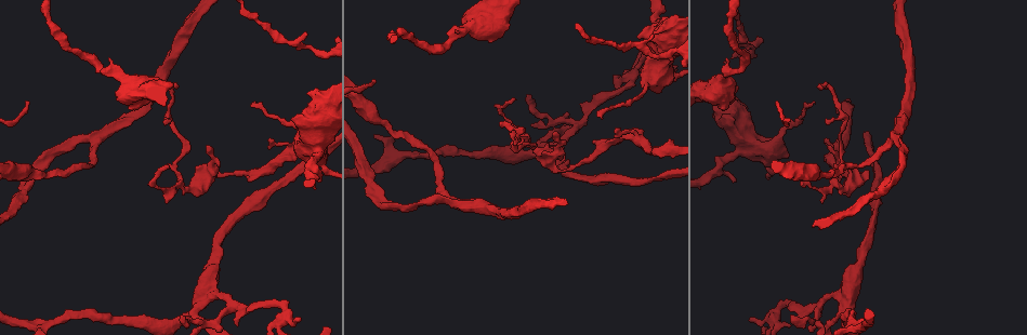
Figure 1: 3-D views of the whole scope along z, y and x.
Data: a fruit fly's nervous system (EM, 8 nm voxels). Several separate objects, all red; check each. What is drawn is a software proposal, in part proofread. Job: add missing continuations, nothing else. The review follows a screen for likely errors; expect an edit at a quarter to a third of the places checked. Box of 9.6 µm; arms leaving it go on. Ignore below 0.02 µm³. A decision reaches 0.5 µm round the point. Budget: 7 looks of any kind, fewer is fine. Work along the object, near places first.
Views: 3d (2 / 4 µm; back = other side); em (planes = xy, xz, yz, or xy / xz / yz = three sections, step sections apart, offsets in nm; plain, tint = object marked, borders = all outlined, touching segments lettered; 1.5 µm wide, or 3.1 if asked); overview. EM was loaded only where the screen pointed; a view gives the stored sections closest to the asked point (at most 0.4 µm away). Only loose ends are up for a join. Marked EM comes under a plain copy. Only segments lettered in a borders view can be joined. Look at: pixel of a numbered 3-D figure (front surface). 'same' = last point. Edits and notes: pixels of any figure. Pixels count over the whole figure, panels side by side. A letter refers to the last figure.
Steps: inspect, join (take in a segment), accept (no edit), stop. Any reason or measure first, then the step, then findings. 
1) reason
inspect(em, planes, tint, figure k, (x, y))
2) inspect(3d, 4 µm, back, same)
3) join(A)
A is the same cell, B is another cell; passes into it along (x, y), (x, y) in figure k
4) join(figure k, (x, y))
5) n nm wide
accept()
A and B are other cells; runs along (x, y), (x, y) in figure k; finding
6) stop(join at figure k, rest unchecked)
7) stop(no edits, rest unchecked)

branch stops here
inspect(3d, 2 µm, figure 1, (183, 317))

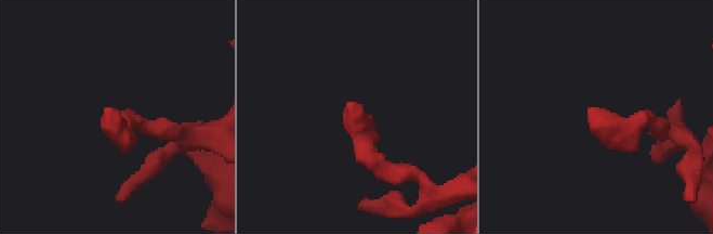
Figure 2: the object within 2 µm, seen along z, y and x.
inspect(em, yz, step 4, tint, figure 2, (105, 109))

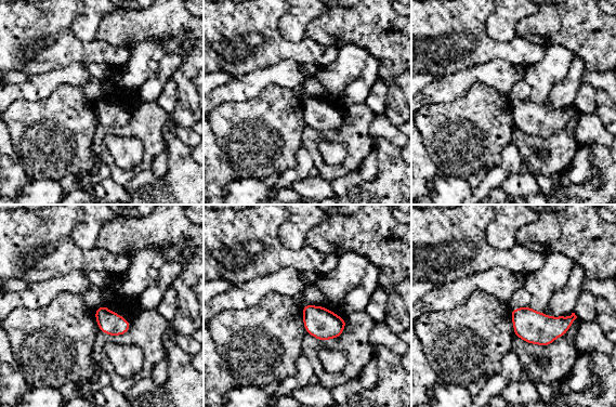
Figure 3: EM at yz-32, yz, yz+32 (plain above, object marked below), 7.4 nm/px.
inspect(em, planes, borders, same)

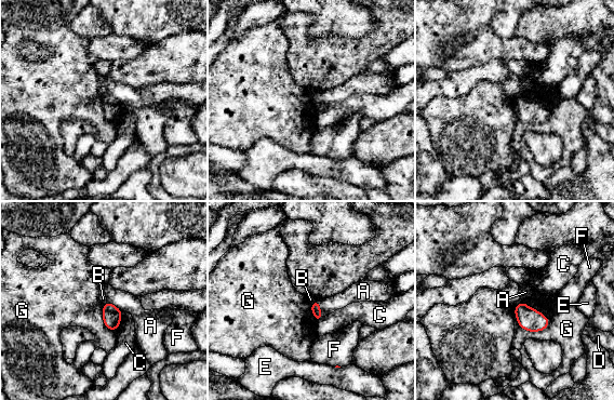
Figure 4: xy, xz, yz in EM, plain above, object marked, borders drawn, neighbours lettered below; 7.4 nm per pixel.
accept()
A, B, C, D, E, F and G are other cells; border along (522, 301), (548, 319), (545, 330) in figure 4; no lettered segment goes on from it

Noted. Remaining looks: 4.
an open end
inspect(em, xy, step 8, borders, figure 1, (750, 321))

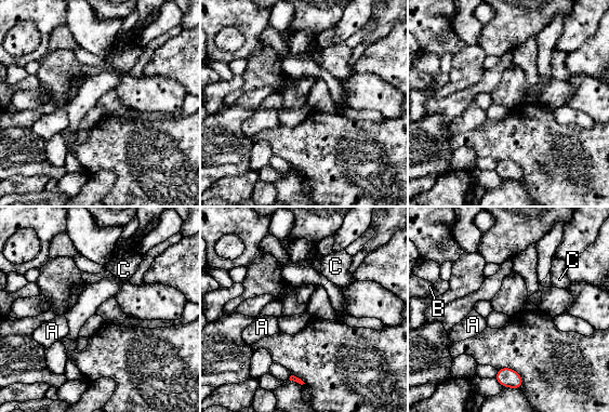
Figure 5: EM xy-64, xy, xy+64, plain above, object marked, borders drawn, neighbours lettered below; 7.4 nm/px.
inspect(em, yz, step 4, borders, same)

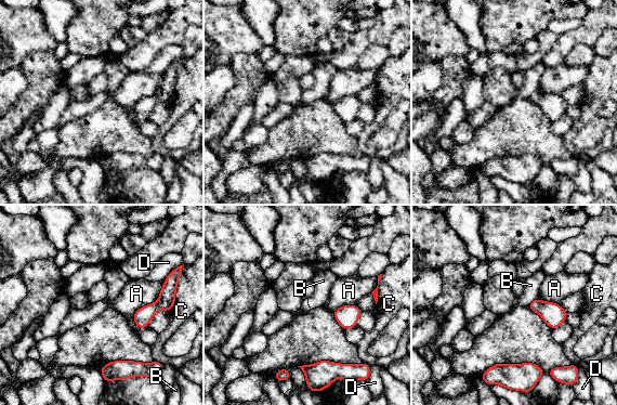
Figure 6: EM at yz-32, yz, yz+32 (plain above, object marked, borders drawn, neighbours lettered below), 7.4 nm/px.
accept()
A, B, C and D are other cells; border along (538, 297), (526, 305) in figure 6; no lettered segment goes on from it

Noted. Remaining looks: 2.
tapers out
inspect(em, planes, borders, figure 1, (820, 84))

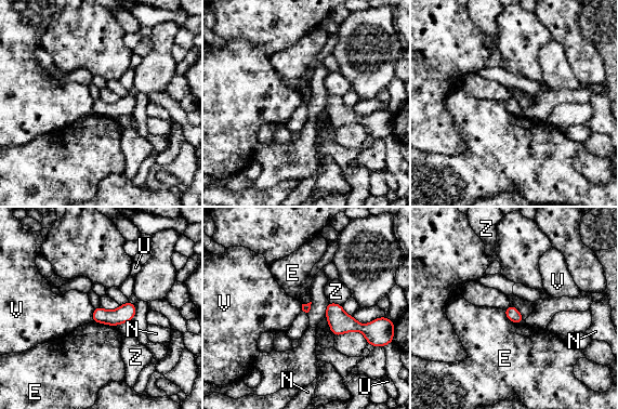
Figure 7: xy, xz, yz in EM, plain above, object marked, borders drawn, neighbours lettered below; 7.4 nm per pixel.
accept()
E, N, U, V and Z are other cells; border along (94, 308), (91, 320) in figure 7; no lettered segment goes on from it

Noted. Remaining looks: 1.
stop(no edits, rest unchecked)

